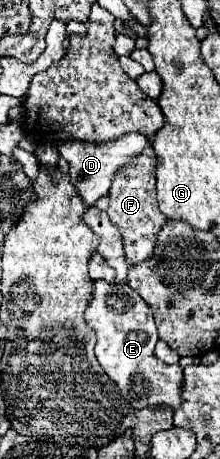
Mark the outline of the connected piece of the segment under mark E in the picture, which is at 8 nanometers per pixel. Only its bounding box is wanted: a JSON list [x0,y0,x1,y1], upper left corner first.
[85,283,183,409]

